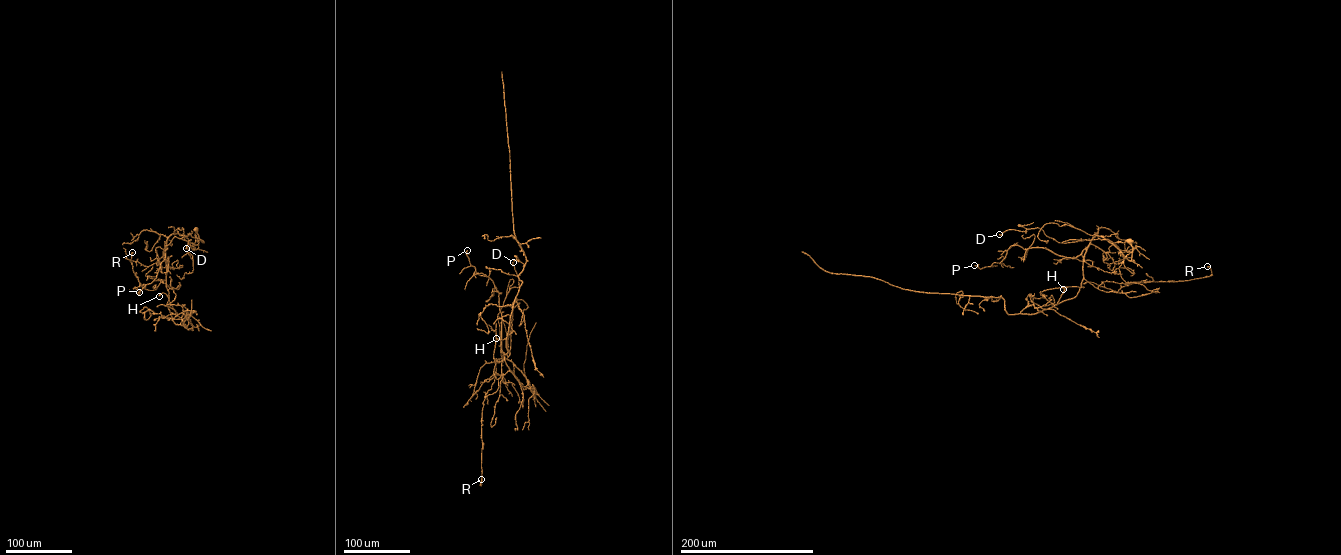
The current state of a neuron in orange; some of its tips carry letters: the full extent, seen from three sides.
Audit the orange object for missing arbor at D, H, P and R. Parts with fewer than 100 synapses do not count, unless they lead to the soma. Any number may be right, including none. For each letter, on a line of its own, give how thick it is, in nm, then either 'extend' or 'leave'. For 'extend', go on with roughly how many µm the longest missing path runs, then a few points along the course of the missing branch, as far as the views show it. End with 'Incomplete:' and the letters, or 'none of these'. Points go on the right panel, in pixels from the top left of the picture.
D: calibre 360 nm; leave
H: calibre 700 nm; leave
P: calibre 140 nm; leave
R: calibre 650 nm; leave
Incomplete: none of these

